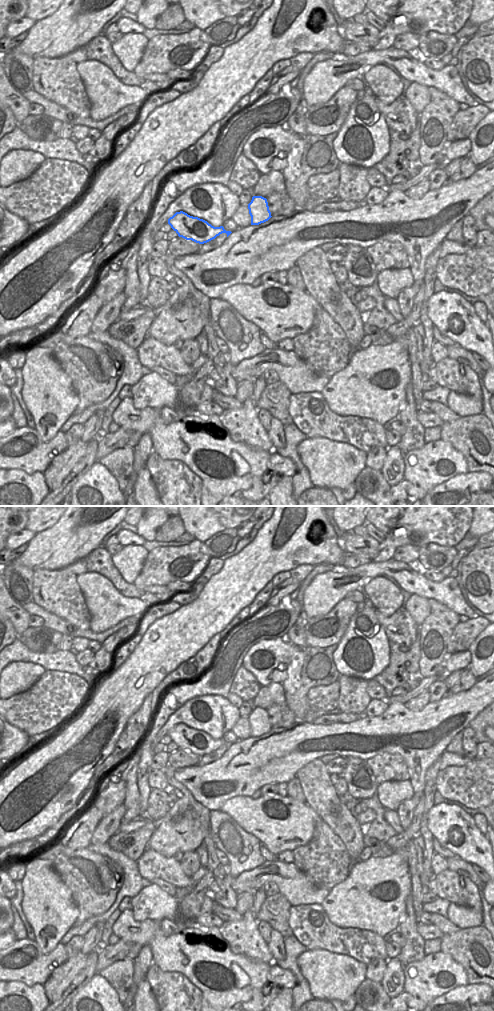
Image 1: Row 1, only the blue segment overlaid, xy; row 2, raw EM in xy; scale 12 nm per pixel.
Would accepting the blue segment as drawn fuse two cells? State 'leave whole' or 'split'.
leave whole

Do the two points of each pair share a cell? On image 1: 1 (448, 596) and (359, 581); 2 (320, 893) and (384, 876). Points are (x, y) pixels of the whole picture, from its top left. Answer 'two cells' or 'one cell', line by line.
1: one cell
2: two cells

